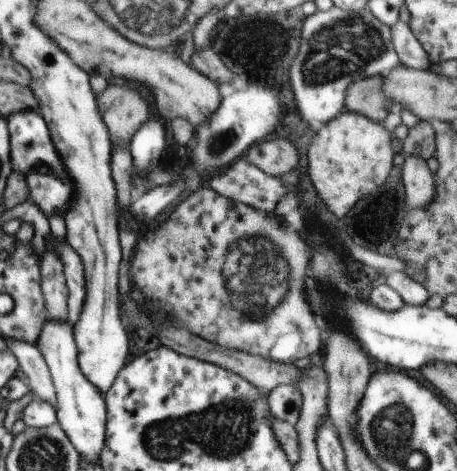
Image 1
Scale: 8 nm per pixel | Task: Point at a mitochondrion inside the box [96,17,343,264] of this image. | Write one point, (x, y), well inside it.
(218, 143)

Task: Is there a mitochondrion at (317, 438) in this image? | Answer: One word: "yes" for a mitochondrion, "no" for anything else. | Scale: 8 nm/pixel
no

